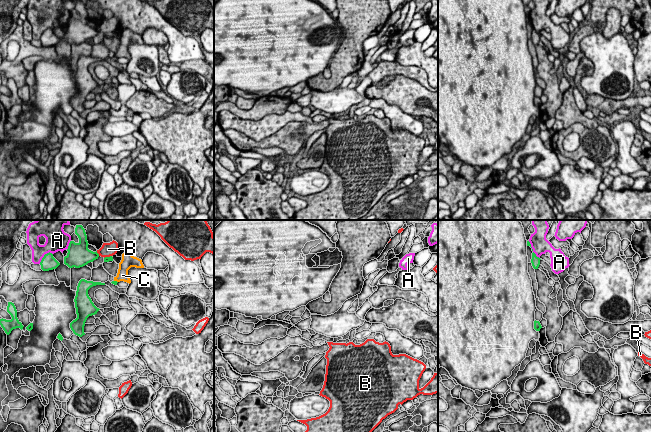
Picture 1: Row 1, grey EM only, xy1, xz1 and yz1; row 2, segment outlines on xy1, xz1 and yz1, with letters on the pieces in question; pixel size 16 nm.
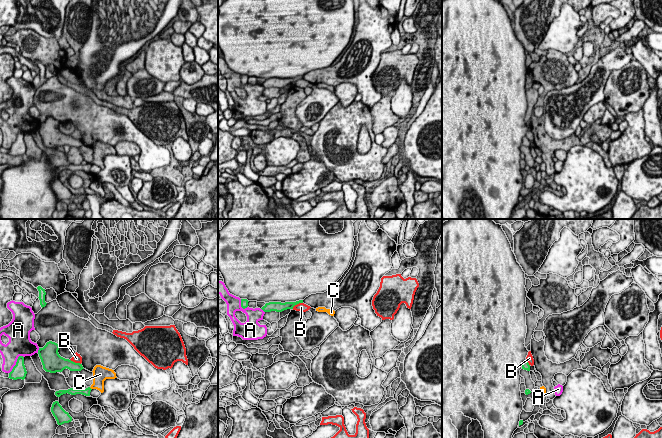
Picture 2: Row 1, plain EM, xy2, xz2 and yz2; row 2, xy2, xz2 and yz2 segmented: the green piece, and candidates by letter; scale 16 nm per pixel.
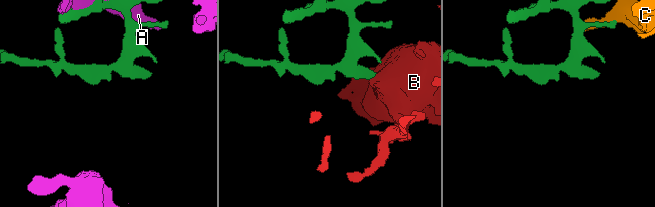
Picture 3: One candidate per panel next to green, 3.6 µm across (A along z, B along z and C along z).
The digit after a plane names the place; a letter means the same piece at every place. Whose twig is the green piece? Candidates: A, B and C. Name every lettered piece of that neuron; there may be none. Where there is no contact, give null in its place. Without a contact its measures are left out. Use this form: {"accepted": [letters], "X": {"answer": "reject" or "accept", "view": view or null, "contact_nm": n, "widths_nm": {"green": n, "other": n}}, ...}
{"accepted": [], "A": {"answer": "reject", "view": "xy2", "contact_nm": 380, "widths_nm": {"green": 220, "other": 300}}, "B": {"answer": "reject", "view": "xz2", "contact_nm": 200, "widths_nm": {"green": 130, "other": 140}}, "C": {"answer": "reject", "view": "xy2", "contact_nm": 60, "widths_nm": {"green": 120, "other": 220}}}

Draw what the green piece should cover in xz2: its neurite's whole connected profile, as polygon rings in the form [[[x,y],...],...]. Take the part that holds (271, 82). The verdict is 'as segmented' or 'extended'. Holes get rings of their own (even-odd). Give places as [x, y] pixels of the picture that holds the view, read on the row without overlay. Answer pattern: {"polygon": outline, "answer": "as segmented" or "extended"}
{"polygon": [[[299,76],[296,78],[269,78],[266,79],[261,85],[264,88],[271,88],[271,87],[276,87],[276,88],[282,88],[287,85],[293,85],[293,83],[299,79],[303,79],[303,76]]], "answer": "as segmented"}

